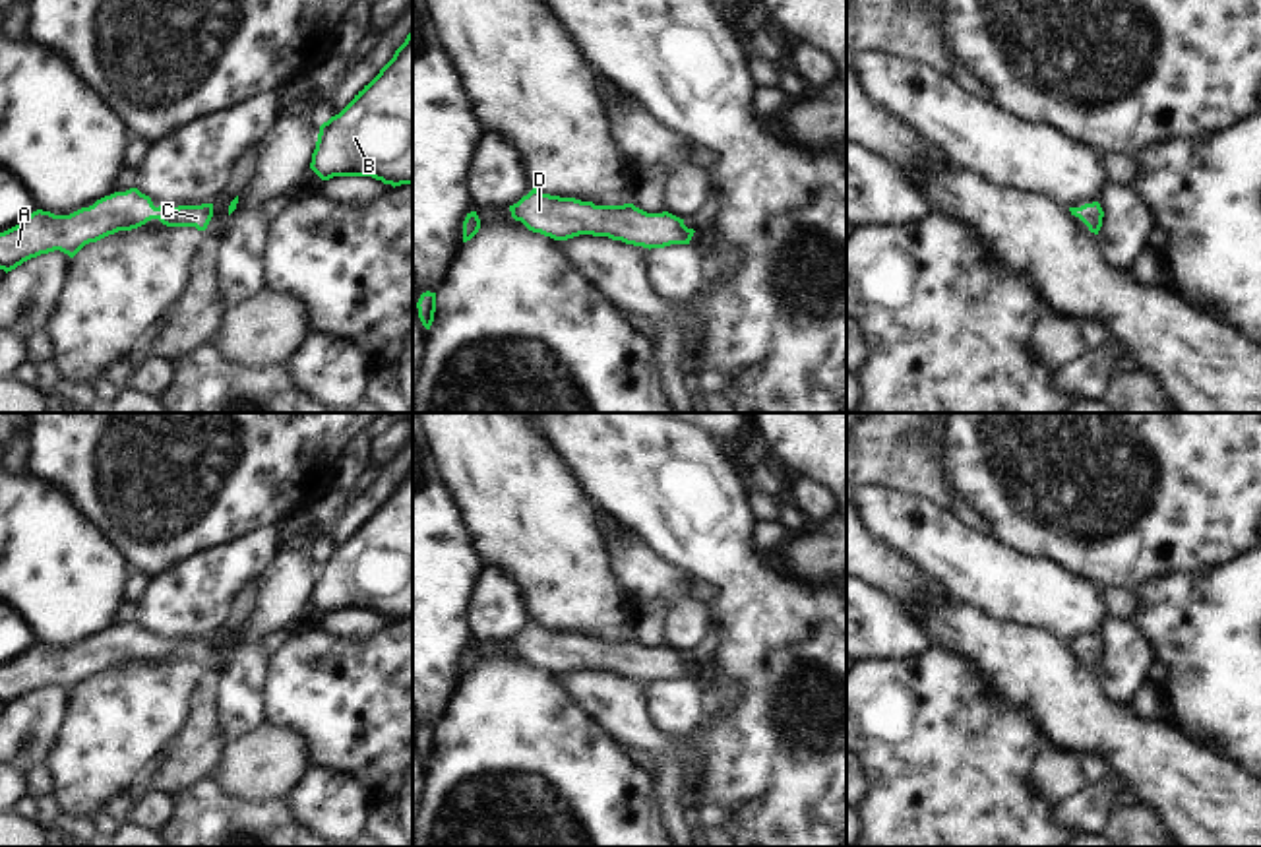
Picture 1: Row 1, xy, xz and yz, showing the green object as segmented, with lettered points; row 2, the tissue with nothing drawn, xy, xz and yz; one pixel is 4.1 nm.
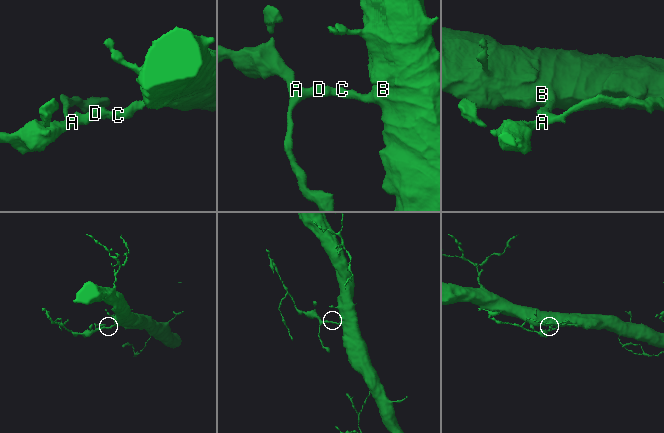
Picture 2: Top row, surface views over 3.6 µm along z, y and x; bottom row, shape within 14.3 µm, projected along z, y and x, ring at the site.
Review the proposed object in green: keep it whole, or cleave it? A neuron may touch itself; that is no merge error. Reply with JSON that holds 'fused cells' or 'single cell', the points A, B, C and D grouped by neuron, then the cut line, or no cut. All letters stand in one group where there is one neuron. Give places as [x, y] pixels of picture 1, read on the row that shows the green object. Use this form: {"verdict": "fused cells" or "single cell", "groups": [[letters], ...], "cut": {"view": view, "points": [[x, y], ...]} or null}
{"verdict": "single cell", "groups": [["A", "B", "C", "D"]], "cut": null}

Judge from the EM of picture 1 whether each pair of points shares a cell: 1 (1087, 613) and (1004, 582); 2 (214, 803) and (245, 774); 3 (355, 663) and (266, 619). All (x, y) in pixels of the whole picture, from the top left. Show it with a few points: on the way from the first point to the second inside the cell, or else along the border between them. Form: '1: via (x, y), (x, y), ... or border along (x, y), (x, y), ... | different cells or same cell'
1: via (1066, 605), (1025, 592) | same cell
2: border along (219, 770), (221, 784), (233, 797), (270, 803) | different cells
3: border along (307, 621), (295, 630) | different cells

